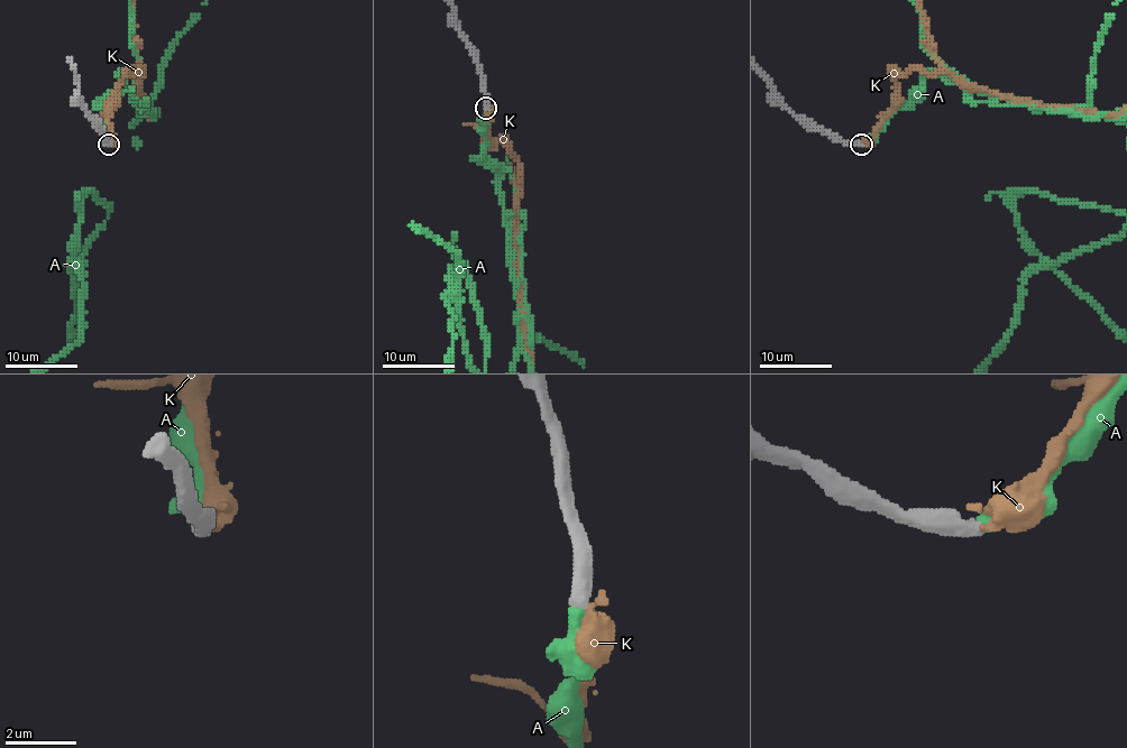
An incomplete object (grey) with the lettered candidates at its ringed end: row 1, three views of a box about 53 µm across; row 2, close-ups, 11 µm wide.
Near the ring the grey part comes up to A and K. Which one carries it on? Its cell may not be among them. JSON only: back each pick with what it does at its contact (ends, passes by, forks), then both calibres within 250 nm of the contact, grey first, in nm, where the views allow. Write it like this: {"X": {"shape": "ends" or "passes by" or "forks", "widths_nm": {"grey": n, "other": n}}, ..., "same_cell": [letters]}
{"A": {"shape": "ends", "widths_nm": {"grey": 550, "other": 400}}, "same_cell": ["A"]}

